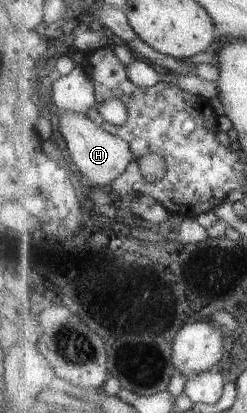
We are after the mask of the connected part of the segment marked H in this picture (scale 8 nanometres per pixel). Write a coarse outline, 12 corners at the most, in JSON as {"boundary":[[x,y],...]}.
{"boundary":[[70,111],[50,112],[70,160],[100,192],[134,160],[129,142]]}

